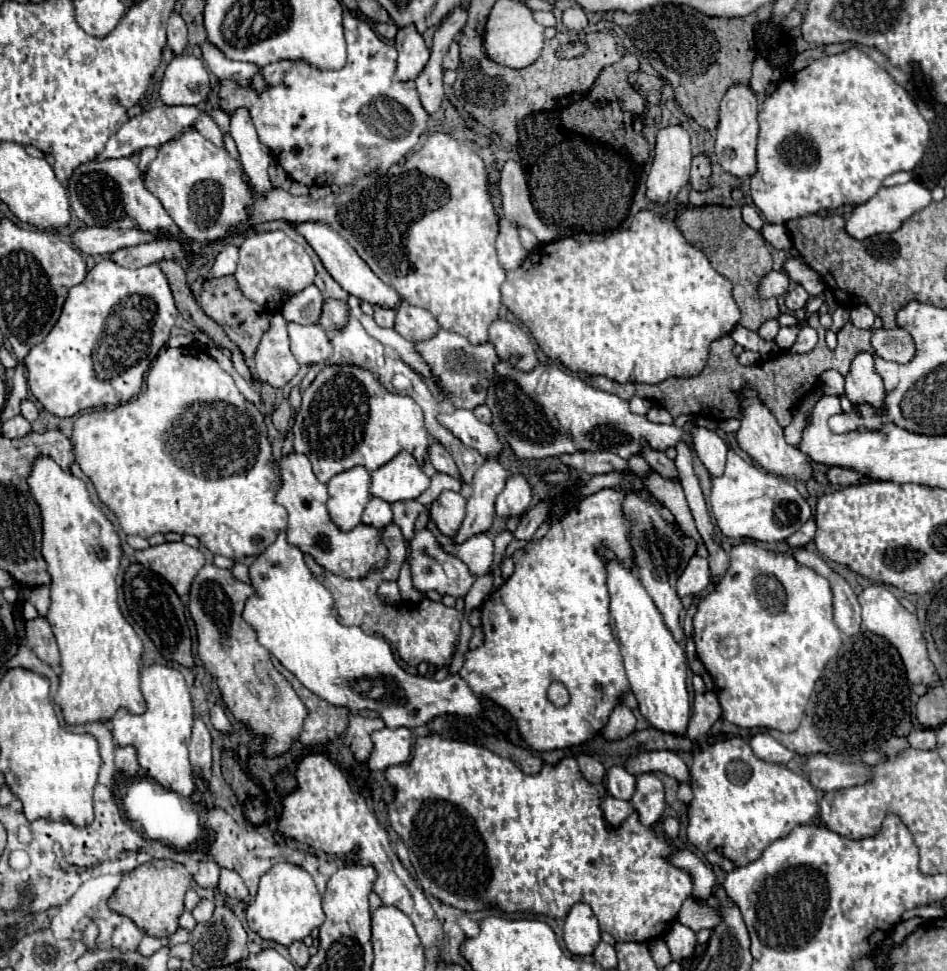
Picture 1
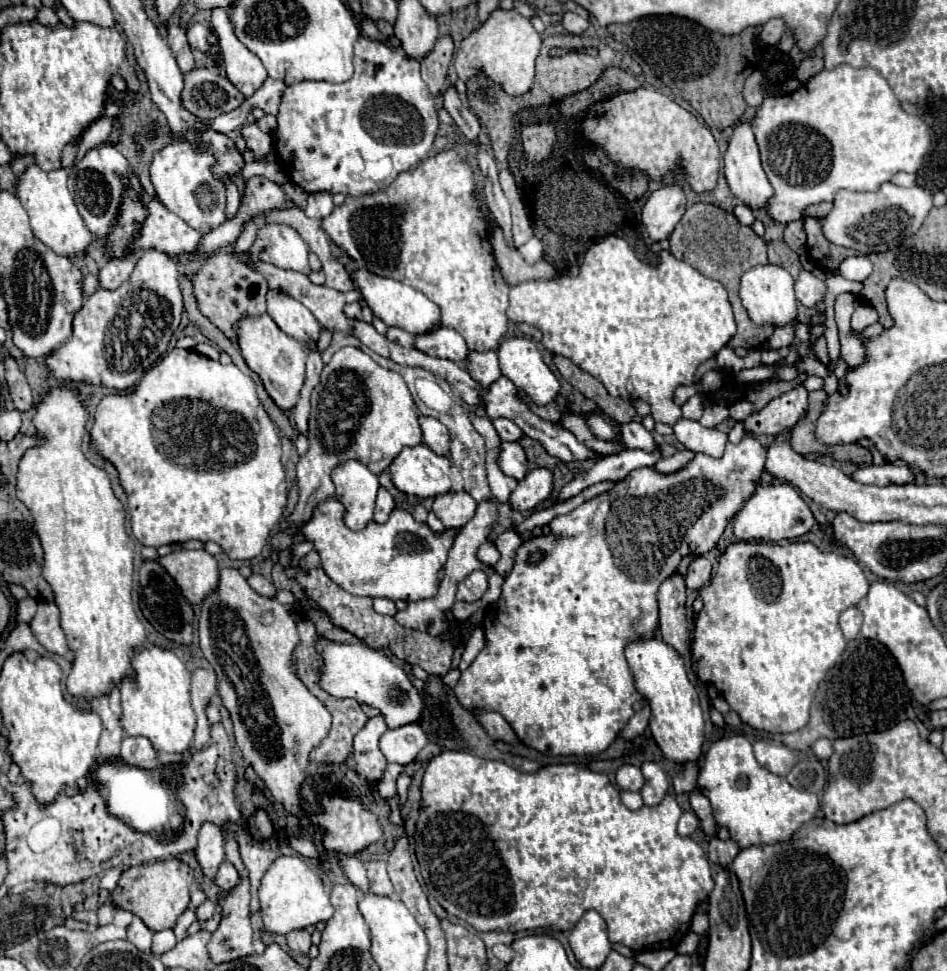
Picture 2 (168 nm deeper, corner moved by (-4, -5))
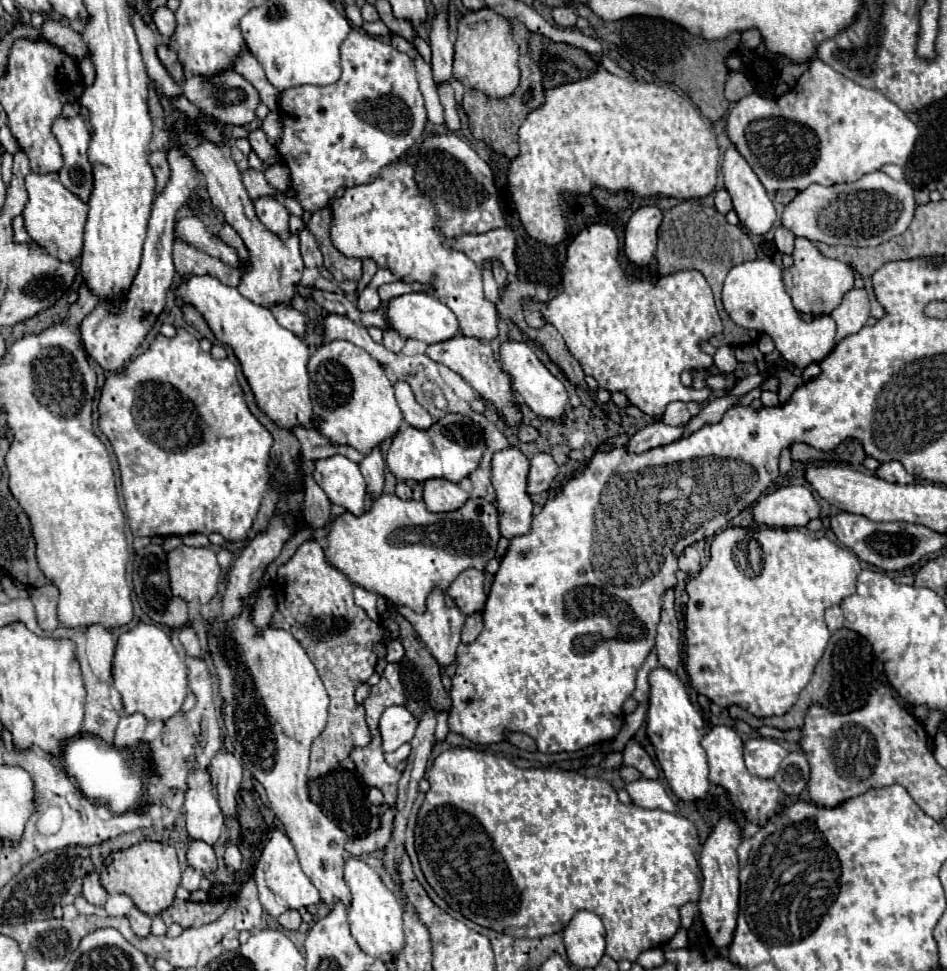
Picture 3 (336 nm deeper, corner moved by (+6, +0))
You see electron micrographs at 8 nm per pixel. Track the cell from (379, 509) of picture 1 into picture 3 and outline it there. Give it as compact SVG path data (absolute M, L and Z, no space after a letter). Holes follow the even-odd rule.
M376 447L376 451L372 451L368 457L364 457L364 461L360 463L360 471L366 479L368 485L368 495L372 497L372 501L376 501L382 495L382 487L384 487L384 459L380 455L380 447Z

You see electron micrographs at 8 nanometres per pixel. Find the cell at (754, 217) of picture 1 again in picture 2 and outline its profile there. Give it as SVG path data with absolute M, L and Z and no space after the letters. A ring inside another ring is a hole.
M738 204L732 212L734 212L734 216L736 216L742 224L746 224L746 226L752 226L752 222L756 220L754 212L752 212L748 206L744 206L744 204Z

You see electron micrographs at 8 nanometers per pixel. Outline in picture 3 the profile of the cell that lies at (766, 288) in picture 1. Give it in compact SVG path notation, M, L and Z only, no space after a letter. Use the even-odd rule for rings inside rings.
M754 259L732 267L724 281L722 303L734 323L738 323L744 329L756 329L760 333L770 335L780 355L792 367L806 369L810 363L822 361L834 349L834 337L836 337L834 319L826 315L814 321L804 321L786 293L782 281L782 267L778 267L772 261Z

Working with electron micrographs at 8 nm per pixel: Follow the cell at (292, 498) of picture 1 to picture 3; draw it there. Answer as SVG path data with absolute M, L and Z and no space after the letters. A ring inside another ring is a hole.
M382 495L382 497L372 505L372 509L366 511L364 515L356 517L356 515L352 515L352 513L342 513L340 517L336 517L336 519L328 525L328 535L326 535L328 545L326 545L326 549L324 549L324 555L326 555L326 561L328 561L332 567L336 567L338 571L342 571L342 573L350 579L352 585L364 587L364 589L370 591L370 593L376 593L376 595L386 597L386 599L388 599L390 603L394 603L394 605L406 605L406 607L414 609L416 613L420 613L420 611L426 609L426 597L428 597L428 593L430 593L434 587L448 589L448 585L452 583L452 579L456 579L456 575L458 575L460 571L464 571L464 569L476 567L476 569L482 571L484 565L494 557L498 539L500 539L500 531L498 531L498 511L496 511L496 505L494 505L492 501L488 503L486 499L468 499L466 505L460 507L460 509L456 509L456 511L450 511L450 513L430 513L422 501L414 501L414 499L402 501L402 499L398 499L396 495Z

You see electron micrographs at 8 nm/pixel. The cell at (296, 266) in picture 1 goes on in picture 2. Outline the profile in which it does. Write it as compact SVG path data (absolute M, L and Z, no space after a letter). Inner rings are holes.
M266 222L250 248L254 260L272 262L284 270L296 270L310 274L308 266L308 244L286 224Z

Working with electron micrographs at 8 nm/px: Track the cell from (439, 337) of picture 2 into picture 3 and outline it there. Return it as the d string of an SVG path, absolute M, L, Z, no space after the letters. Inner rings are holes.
M456 335L452 339L446 339L446 341L428 345L426 355L430 359L434 359L436 363L442 363L442 365L450 367L452 371L456 371L458 375L462 375L464 381L468 381L484 399L492 401L498 407L498 411L506 417L506 421L510 425L514 425L514 423L518 423L522 419L520 411L516 409L516 399L512 395L512 383L510 383L508 375L500 369L498 359L494 359L494 353L492 353L492 349L490 349L488 343L482 343L482 341L472 339L472 337Z

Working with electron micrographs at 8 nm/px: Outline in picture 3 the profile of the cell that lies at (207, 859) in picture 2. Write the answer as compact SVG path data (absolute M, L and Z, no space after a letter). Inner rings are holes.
M194 771L188 777L188 793L184 805L184 817L188 835L196 841L216 845L224 827L224 815L218 801L212 795L212 783L208 771Z

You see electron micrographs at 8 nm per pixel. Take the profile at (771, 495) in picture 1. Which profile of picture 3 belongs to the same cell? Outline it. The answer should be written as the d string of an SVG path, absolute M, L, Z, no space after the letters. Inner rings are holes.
M788 485L788 487L774 489L772 493L762 495L752 507L754 523L766 525L766 527L804 527L808 525L810 519L818 517L818 513L820 513L820 507L814 493L802 485Z

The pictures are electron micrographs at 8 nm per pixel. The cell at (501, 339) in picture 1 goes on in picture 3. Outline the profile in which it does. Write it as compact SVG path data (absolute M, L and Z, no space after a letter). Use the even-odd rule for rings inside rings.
M506 341L500 345L500 365L506 375L510 375L512 389L524 399L524 403L538 415L538 417L548 417L554 421L564 421L566 415L566 403L568 403L568 393L564 385L540 363L540 359L534 355L534 351L522 343L522 341Z

